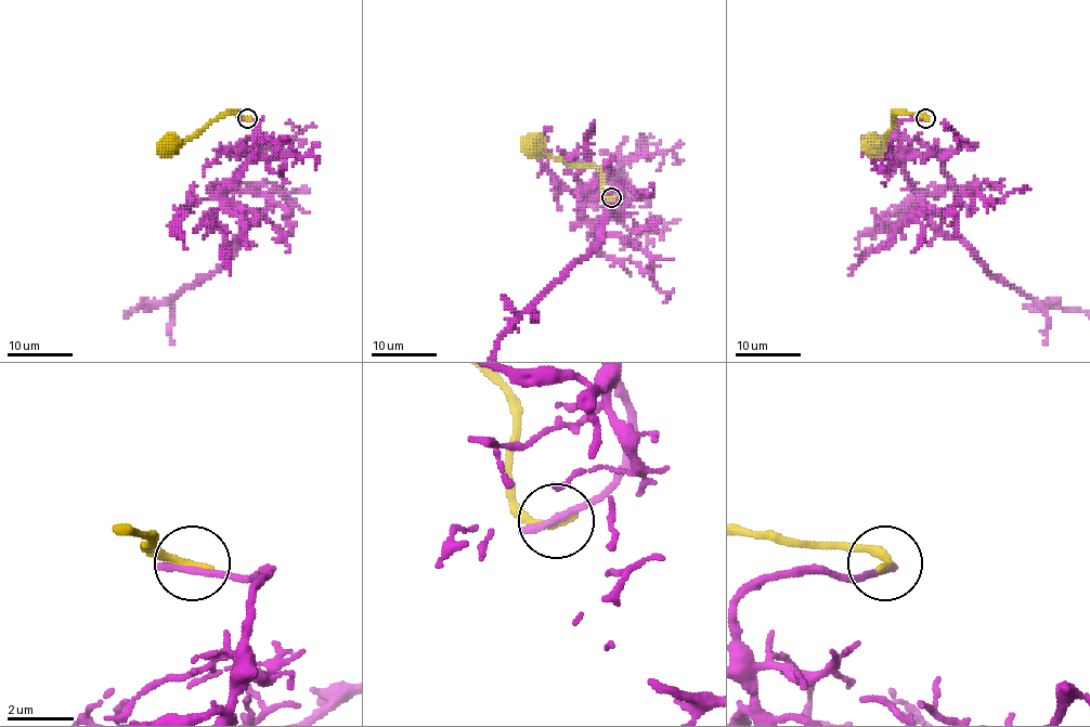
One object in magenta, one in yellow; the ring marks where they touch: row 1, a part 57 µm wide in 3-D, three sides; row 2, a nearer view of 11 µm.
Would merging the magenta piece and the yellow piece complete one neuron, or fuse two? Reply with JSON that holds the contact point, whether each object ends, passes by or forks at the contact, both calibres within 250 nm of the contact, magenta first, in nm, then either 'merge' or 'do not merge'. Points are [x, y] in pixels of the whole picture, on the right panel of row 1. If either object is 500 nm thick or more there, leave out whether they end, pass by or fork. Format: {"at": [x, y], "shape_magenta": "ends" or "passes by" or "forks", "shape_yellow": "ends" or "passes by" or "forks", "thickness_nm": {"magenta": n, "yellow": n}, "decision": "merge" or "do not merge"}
{"at": [925, 118], "shape_magenta": "ends", "shape_yellow": "ends", "thickness_nm": {"magenta": 300, "yellow": 260}, "decision": "do not merge"}

